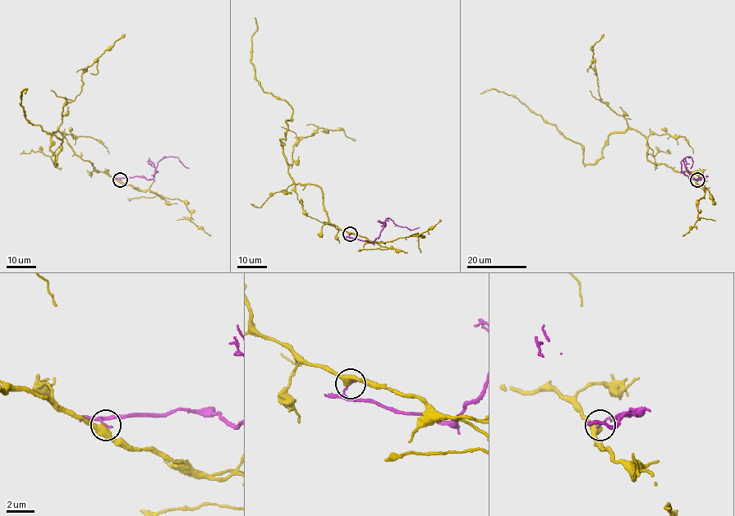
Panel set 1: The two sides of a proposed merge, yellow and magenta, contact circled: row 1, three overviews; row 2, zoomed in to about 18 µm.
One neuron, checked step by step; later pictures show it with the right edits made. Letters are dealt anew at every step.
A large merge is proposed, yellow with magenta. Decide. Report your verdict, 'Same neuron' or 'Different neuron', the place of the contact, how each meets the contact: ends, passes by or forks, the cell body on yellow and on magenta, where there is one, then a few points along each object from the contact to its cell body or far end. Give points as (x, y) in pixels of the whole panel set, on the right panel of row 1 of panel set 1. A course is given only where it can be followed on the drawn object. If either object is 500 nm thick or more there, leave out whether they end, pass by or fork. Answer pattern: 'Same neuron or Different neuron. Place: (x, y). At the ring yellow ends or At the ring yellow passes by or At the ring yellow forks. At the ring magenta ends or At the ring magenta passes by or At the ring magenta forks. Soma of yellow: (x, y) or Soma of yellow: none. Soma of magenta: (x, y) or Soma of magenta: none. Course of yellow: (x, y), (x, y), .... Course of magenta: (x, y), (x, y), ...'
Different neuron. Place: (697, 180). At the ring yellow passes by. At the ring magenta ends. Soma of yellow: none. Soma of magenta: none. Course of yellow: (697, 180), (650, 162), (647, 139), (627, 129), (585, 164), (582, 147), (516, 98), (480, 93). Course of magenta: (697, 180), (705, 176), (694, 180), (688, 177), (681, 169), (681, 162), (686, 157), (691, 157), (690, 168)

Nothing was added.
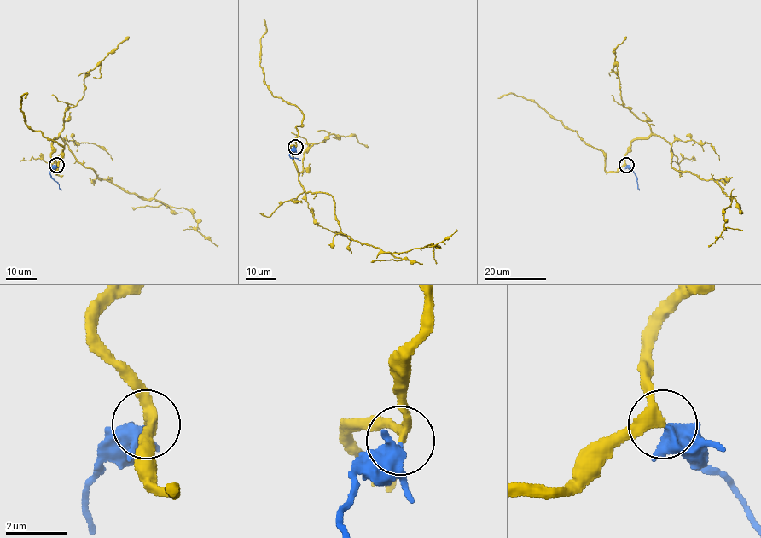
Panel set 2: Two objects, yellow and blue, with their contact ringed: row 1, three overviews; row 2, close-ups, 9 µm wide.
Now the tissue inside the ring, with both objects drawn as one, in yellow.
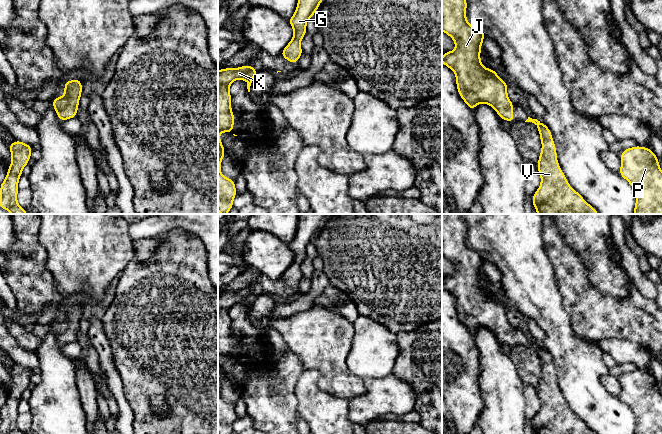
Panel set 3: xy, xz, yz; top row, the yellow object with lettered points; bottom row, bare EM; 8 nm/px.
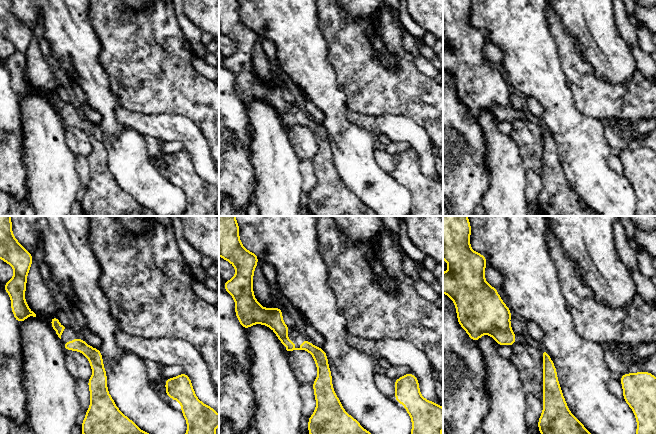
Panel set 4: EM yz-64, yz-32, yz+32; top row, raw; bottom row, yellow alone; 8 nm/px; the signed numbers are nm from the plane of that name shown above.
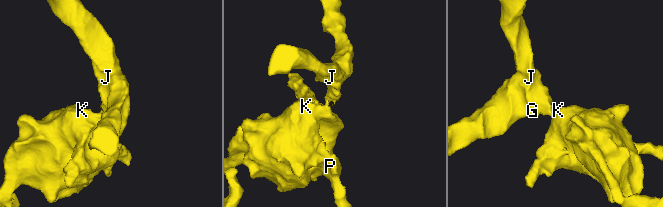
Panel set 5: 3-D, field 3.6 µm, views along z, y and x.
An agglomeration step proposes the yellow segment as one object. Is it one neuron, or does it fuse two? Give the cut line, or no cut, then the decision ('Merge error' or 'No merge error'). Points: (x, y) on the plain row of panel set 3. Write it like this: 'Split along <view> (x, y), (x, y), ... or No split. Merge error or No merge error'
No split. No merge error

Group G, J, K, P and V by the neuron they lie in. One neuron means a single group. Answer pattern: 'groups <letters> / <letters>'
groups G J K P V

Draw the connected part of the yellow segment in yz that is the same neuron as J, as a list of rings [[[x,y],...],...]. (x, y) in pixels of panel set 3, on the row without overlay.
[[[442,214],[442,255],[449,259],[456,268],[454,275],[443,275],[442,287],[454,295],[457,315],[472,336],[478,327],[485,327],[493,331],[502,344],[507,344],[513,348],[515,346],[513,341],[515,329],[507,319],[508,307],[497,299],[493,291],[487,294],[482,289],[480,272],[485,256],[483,253],[468,247],[466,233],[467,224],[461,214]]]

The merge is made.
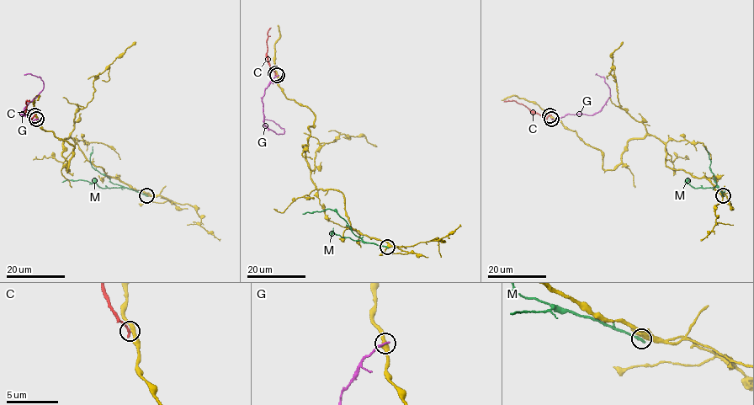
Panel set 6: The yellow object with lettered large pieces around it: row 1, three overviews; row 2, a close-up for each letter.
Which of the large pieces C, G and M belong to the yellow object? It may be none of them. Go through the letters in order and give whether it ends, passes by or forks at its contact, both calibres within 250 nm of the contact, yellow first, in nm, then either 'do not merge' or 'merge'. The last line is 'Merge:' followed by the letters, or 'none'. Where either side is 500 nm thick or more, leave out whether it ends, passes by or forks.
C: it ends | 320/320 nm | do not merge
G: it ends | 440/220 nm | do not merge
M: it ends | 480/280 nm | do not merge
Merge: none

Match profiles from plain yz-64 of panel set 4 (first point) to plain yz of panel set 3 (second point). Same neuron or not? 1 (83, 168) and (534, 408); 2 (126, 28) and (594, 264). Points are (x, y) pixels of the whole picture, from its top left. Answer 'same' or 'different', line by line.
1: same
2: different

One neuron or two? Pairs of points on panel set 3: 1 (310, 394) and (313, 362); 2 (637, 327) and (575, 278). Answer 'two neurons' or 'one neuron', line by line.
1: two neurons
2: one neuron

